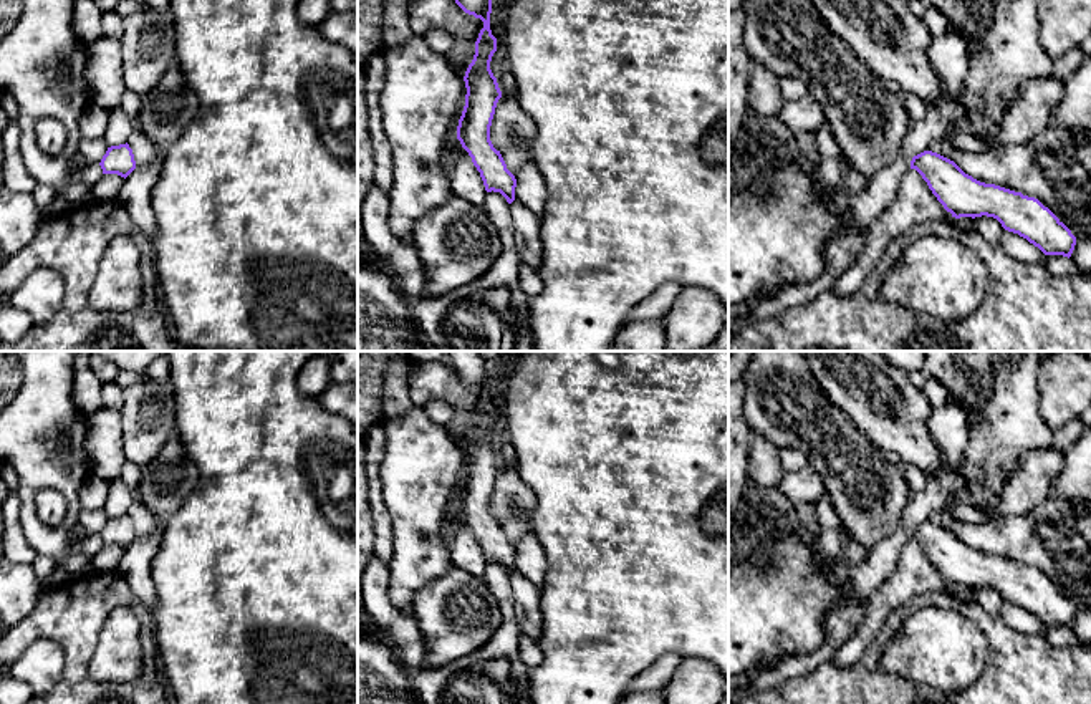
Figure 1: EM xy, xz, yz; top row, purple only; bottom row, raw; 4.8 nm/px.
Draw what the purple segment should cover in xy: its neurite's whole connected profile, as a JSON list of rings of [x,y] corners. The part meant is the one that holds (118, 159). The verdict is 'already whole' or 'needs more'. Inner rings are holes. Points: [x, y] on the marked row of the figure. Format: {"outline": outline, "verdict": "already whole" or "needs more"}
{"outline": [[[119,144],[108,147],[99,162],[103,174],[118,174],[127,177],[136,169],[136,161],[129,144]]], "verdict": "already whole"}

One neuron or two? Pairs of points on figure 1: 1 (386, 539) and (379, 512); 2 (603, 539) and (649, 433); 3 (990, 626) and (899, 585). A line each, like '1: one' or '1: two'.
1: one
2: one
3: two

